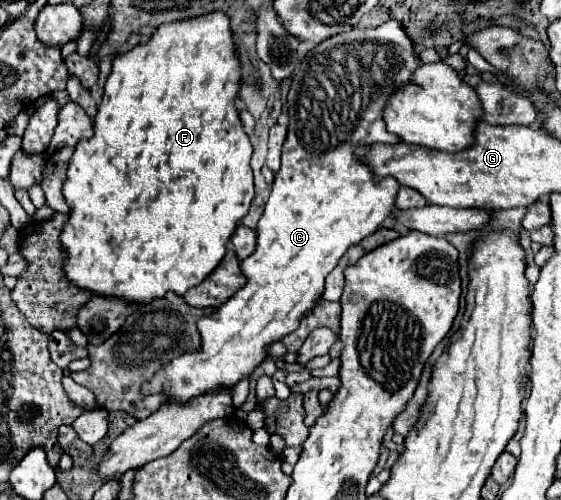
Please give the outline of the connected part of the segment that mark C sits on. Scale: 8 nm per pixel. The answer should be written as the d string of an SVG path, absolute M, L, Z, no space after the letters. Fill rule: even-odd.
M388 20L386 24L374 30L352 28L342 36L332 36L324 40L306 54L290 84L290 128L282 148L282 166L276 172L268 204L258 220L256 250L252 256L240 262L242 274L248 282L214 314L202 316L198 320L198 332L202 336L200 350L178 356L176 360L166 364L148 384L142 384L142 396L166 394L168 402L174 404L164 404L158 412L150 414L144 420L138 420L110 444L108 452L98 464L98 476L102 482L118 480L128 470L142 468L152 460L168 456L178 448L178 444L188 440L202 424L206 424L206 420L214 420L216 416L230 416L234 412L230 398L232 390L222 392L222 388L234 388L240 380L254 374L254 370L268 356L266 348L274 342L280 342L286 334L294 332L300 320L312 312L316 300L324 292L324 278L336 268L340 256L350 246L376 232L378 226L386 220L388 212L394 208L394 198L400 186L394 182L394 178L386 178L376 184L370 176L370 168L354 156L354 150L364 144L400 142L398 136L386 130L386 124L382 120L382 108L388 94L392 94L398 84L408 82L410 74L418 66L420 60L416 58L414 44L404 32L402 24L398 24L398 20Z

